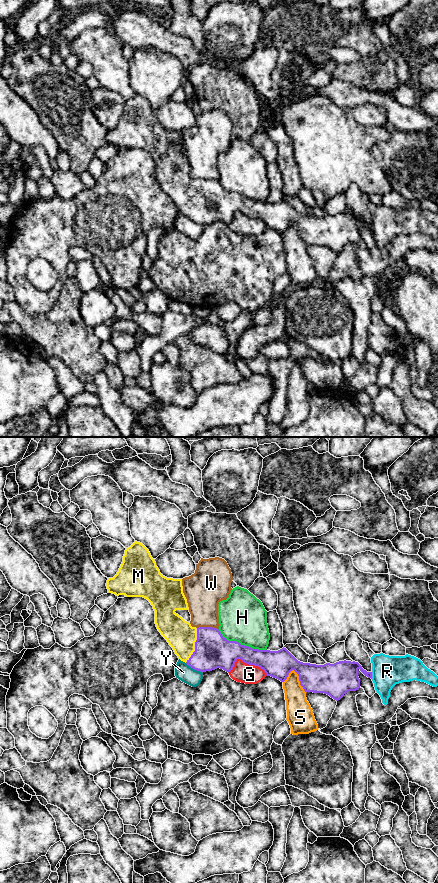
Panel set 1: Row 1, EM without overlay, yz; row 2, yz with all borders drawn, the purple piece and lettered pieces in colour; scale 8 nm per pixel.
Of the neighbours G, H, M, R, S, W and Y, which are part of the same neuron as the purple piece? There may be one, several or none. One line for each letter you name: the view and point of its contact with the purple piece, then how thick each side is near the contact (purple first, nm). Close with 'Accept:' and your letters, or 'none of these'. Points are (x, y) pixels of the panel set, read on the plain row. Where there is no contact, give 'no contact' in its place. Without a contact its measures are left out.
M: contact yz (195, 197); calibres 280 and 240 nm
Accept: M

